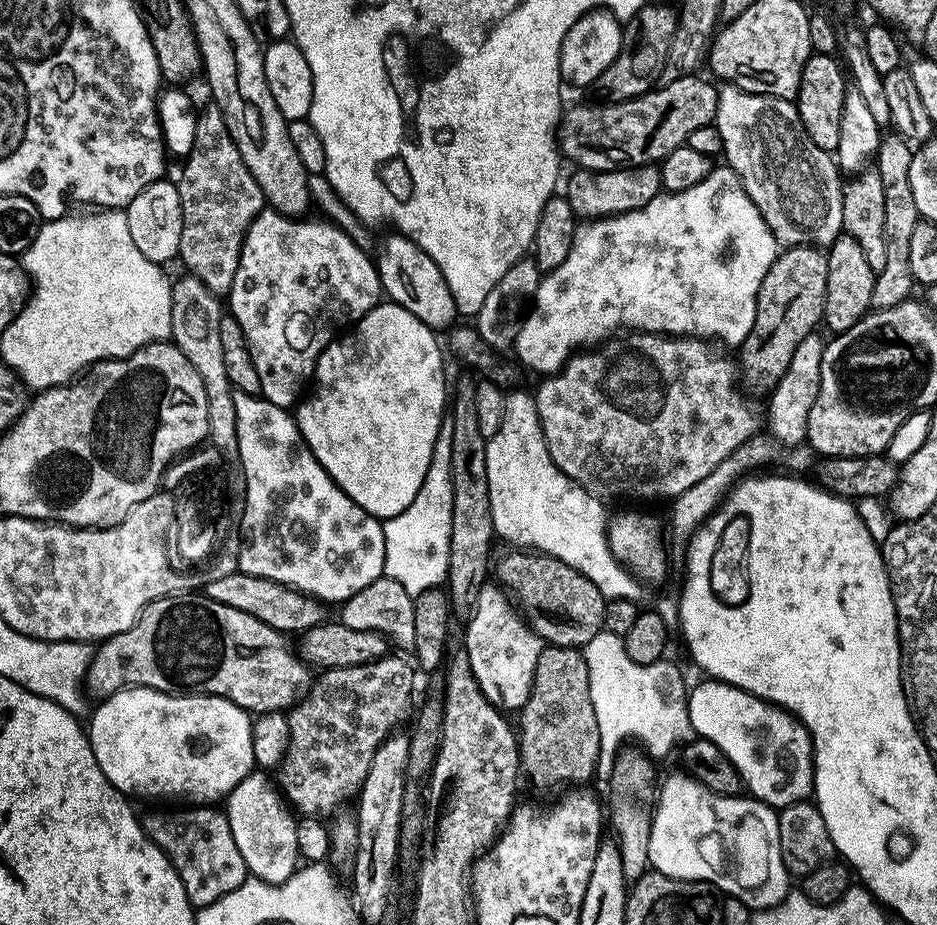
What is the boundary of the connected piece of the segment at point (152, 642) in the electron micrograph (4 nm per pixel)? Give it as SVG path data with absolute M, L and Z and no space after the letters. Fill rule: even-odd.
M173 594L151 600L133 628L122 630L101 643L88 662L87 691L89 688L99 698L107 698L124 688L156 688L173 694L221 696L252 714L287 709L293 703L296 687L307 678L309 669L293 653L293 657L288 653L285 637L234 606L226 606L203 594L188 595L192 596Z

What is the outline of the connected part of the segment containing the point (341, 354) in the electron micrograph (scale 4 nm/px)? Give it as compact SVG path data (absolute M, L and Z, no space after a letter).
M377 304L361 320L355 321L353 328L356 329L344 337L333 338L317 358L316 389L309 400L301 399L295 405L294 419L300 427L300 439L307 442L332 481L362 510L385 521L402 514L402 510L414 502L414 494L418 494L426 478L440 425L446 416L445 353L441 341L440 344L436 341L437 333L400 304Z

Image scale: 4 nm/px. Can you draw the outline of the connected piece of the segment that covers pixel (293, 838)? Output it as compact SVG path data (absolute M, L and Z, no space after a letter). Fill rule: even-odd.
M260 770L249 772L234 790L226 797L226 815L234 842L242 850L249 873L257 880L276 880L289 875L289 868L295 867L300 856L298 834L296 833L297 817L290 811L289 805L282 799L275 787L268 785L268 780ZM292 815L292 816L291 816ZM286 866L290 866L288 869Z

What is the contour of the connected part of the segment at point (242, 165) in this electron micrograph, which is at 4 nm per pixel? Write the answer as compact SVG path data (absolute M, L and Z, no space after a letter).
M211 106L196 118L196 142L186 157L188 165L178 179L180 189L180 205L182 206L182 238L180 239L179 259L189 273L197 276L213 294L227 294L232 290L234 274L240 265L240 251L244 245L244 234L249 226L256 221L256 215L263 212L266 201L254 174L246 170L246 162L238 154L238 146L228 137L223 111Z

